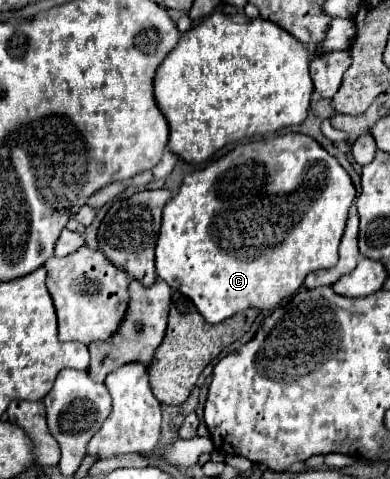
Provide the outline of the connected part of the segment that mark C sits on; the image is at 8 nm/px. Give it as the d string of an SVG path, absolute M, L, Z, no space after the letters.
M286 133L286 135L280 135L280 137L272 137L272 139L258 139L258 141L238 145L228 155L210 163L208 167L186 175L178 195L174 195L168 201L168 205L164 207L164 221L162 221L160 237L158 237L158 243L156 243L156 273L170 287L178 289L182 295L192 299L192 303L196 305L196 309L200 311L200 315L208 323L222 323L224 319L228 319L234 313L244 311L248 307L254 307L254 309L270 309L272 307L274 309L284 297L294 295L300 289L300 285L304 283L304 277L310 271L328 269L328 267L338 263L338 245L340 245L340 239L342 239L342 233L344 233L344 227L346 227L346 219L348 219L348 209L350 209L354 197L356 197L356 189L350 181L350 175L342 169L342 165L336 161L336 157L328 155L308 135Z

